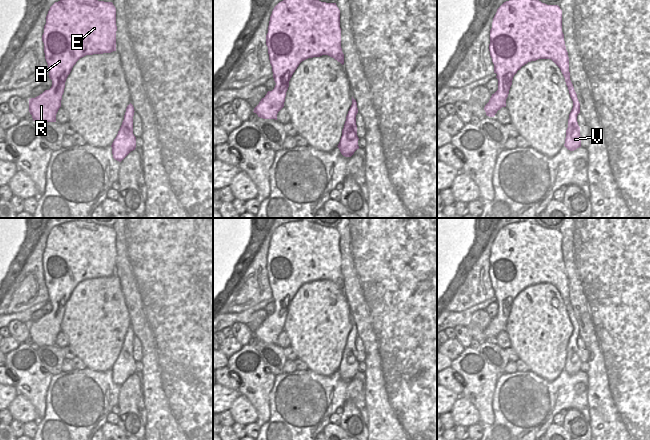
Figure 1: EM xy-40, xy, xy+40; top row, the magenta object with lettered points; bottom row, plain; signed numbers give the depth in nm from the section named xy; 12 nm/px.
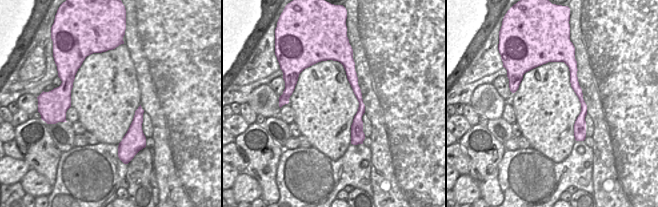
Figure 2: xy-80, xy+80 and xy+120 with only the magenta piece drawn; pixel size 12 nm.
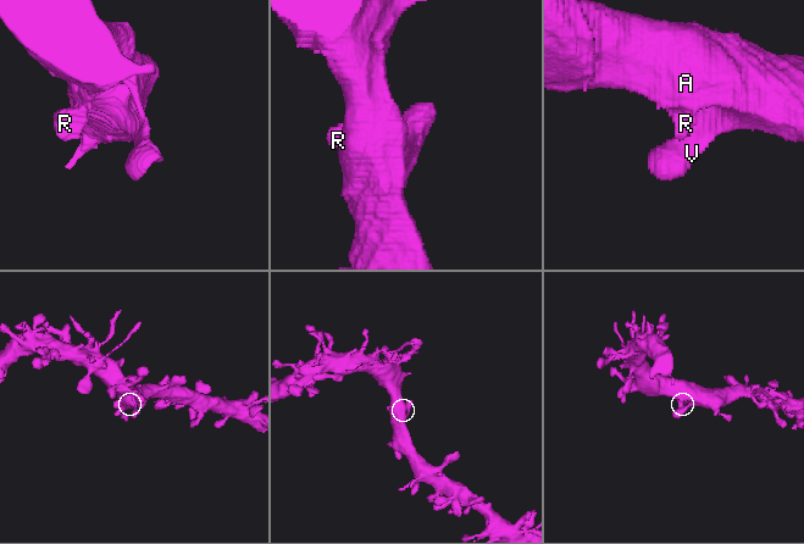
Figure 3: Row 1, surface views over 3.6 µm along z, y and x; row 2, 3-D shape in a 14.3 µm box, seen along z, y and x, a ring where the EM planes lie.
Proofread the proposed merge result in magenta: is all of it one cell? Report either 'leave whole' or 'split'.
leave whole

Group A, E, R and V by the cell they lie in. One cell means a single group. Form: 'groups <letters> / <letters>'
groups A E R V

